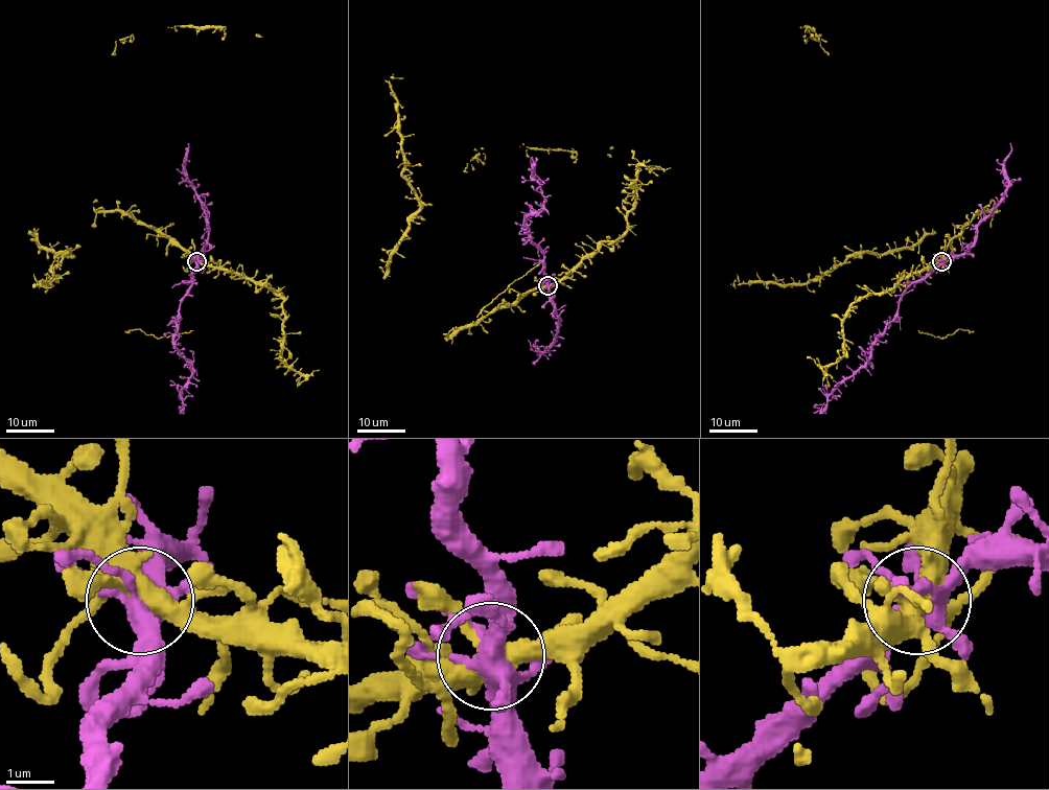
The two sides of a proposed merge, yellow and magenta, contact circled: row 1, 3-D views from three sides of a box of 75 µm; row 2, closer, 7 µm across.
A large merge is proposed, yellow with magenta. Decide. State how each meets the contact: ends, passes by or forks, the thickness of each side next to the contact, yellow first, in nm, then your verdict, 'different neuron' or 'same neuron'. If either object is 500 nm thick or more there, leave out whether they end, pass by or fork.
yellow forks; magenta forks; calibres 400 and 420 nm; same neuron

